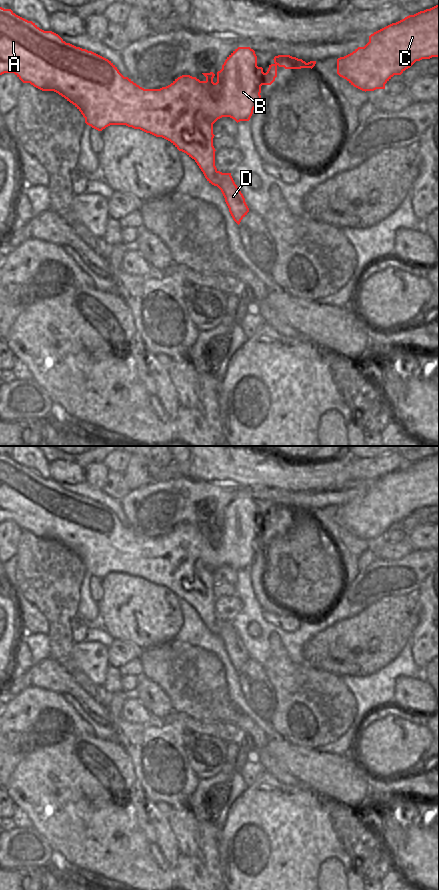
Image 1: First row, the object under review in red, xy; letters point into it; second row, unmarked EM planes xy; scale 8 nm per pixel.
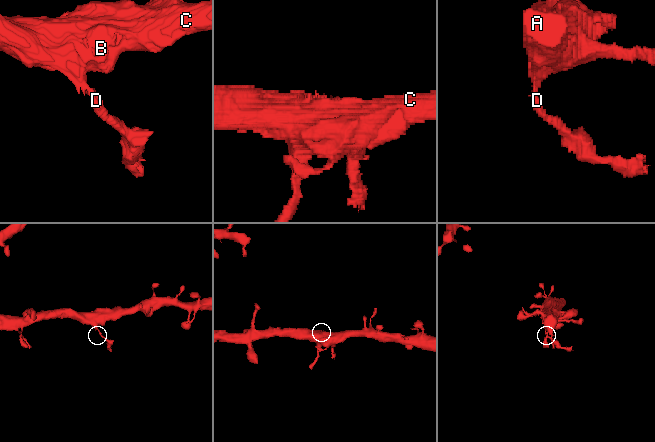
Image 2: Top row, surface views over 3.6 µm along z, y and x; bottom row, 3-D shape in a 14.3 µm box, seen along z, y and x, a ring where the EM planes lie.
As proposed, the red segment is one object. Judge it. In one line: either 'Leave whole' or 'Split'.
Split.

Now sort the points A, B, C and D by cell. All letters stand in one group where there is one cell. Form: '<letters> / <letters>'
A B C / D

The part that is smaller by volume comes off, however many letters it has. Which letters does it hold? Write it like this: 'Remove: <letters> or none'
Remove: D

